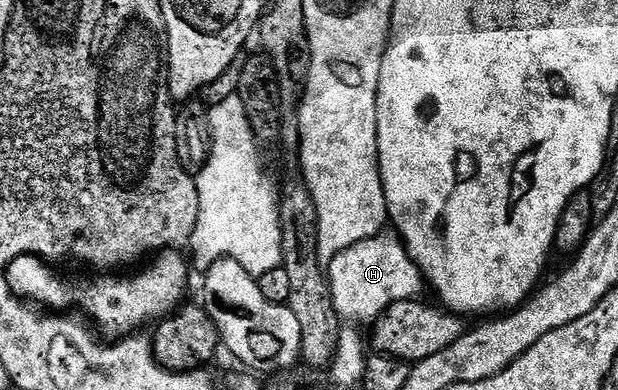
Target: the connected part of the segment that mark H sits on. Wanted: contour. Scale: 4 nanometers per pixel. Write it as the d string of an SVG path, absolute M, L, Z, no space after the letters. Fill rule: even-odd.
M378 234L335 254L327 264L333 309L342 321L368 325L395 302L420 297L423 277L396 234Z

